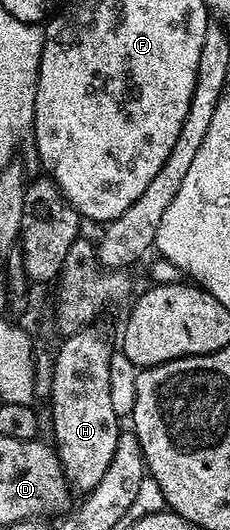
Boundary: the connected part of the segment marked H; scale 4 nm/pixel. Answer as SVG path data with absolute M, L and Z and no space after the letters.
M101 323L88 325L78 333L60 342L57 358L52 358L53 382L47 394L53 400L52 444L61 460L65 479L74 490L93 489L107 475L111 455L119 435L123 432L115 410L111 408L111 355L115 345L109 342L109 333Z

